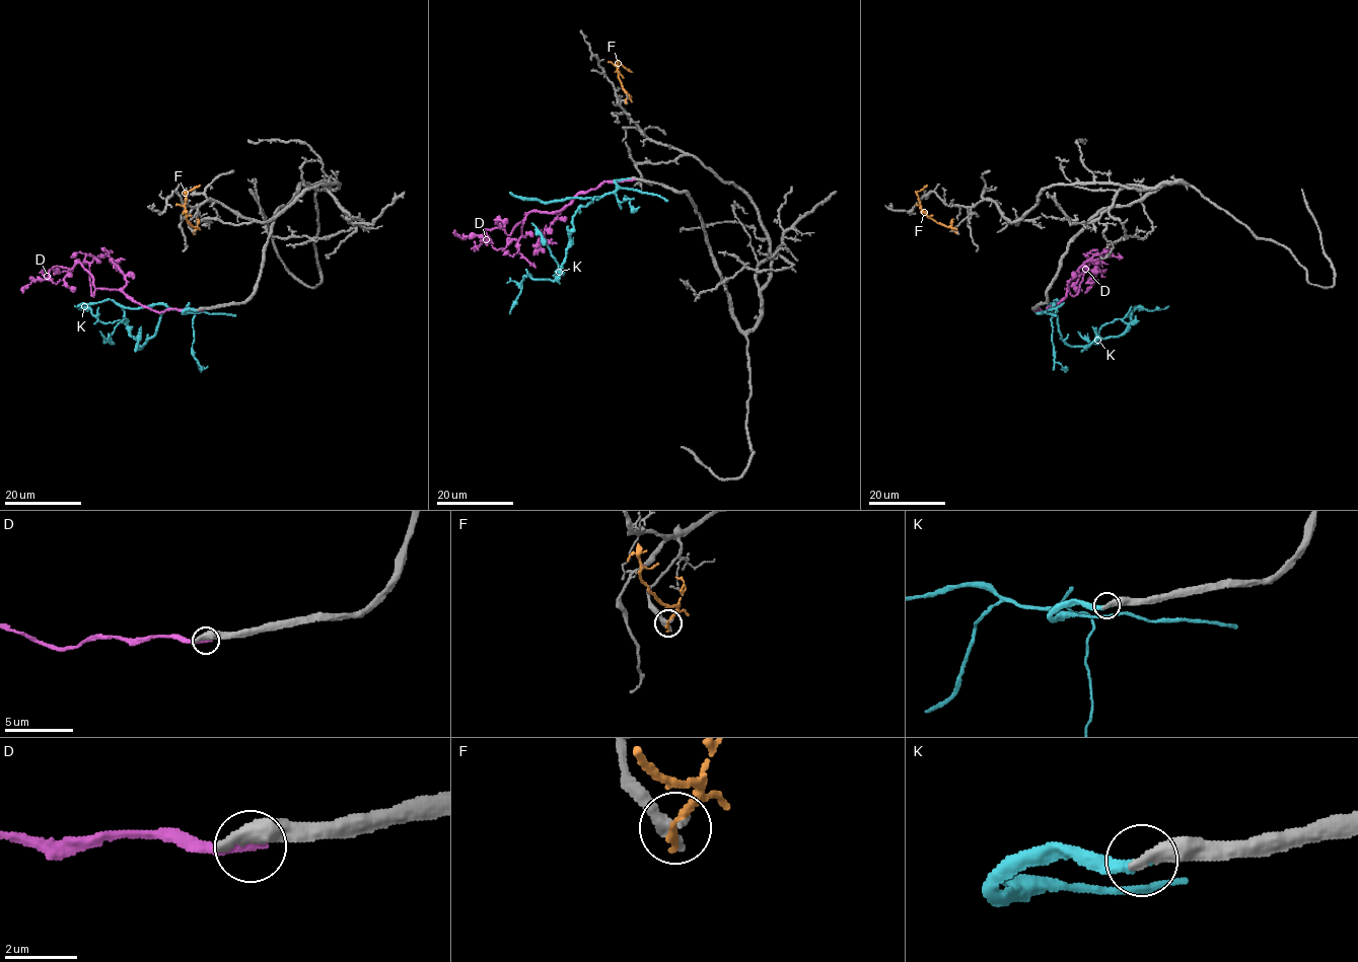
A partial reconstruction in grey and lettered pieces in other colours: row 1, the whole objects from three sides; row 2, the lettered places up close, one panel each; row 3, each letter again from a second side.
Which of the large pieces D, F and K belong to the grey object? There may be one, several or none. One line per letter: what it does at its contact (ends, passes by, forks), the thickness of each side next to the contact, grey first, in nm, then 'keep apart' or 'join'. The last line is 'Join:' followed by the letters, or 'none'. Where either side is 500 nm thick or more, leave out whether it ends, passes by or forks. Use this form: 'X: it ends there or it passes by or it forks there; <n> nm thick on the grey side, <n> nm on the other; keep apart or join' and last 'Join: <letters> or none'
D: 600 nm thick on the grey side, 260 nm on the other; keep apart
F: it ends there; 320 nm thick on the grey side, 280 nm on the other; keep apart
K: it ends there; 440 nm thick on the grey side, 360 nm on the other; join
Join: K

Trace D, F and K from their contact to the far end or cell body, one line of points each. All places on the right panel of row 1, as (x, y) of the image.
D: (1034, 310), (1046, 312), (1057, 304), (1072, 277), (1088, 262), (1083, 268), (1097, 274), (1085, 293)
F: (954, 231), (929, 218), (921, 208), (917, 192), (927, 184)
K: (1033, 309), (1052, 309), (1061, 338), (1086, 347), (1119, 337), (1136, 320), (1138, 307), (1168, 306)

